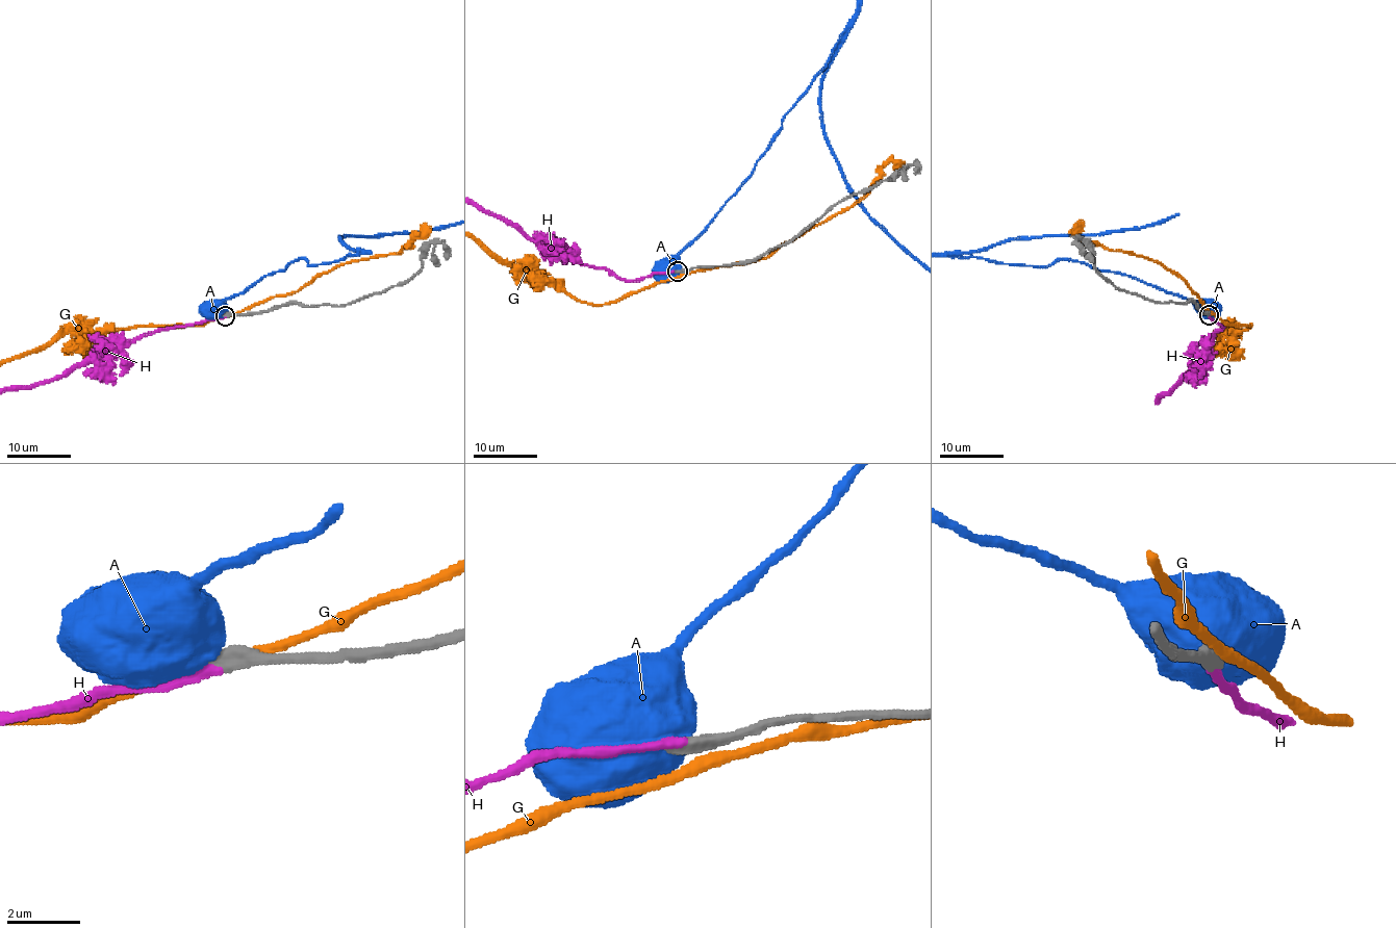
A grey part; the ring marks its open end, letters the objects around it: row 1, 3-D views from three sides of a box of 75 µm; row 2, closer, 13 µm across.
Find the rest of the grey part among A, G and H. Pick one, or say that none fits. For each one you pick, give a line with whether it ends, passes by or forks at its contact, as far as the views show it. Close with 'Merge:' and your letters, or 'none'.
H: it ends
Merge: H

